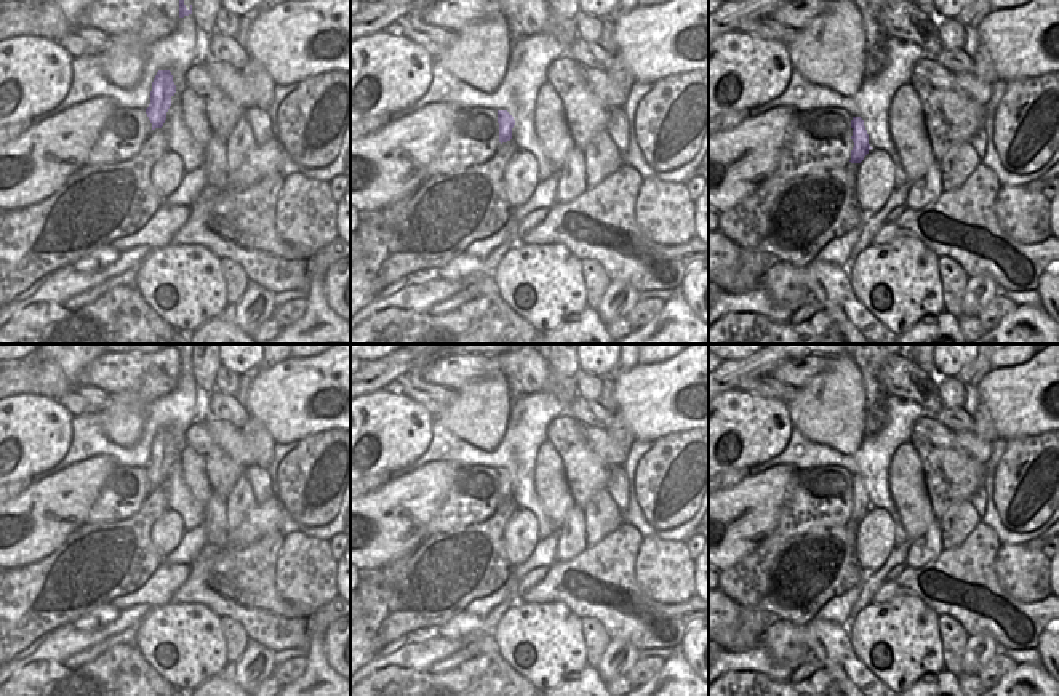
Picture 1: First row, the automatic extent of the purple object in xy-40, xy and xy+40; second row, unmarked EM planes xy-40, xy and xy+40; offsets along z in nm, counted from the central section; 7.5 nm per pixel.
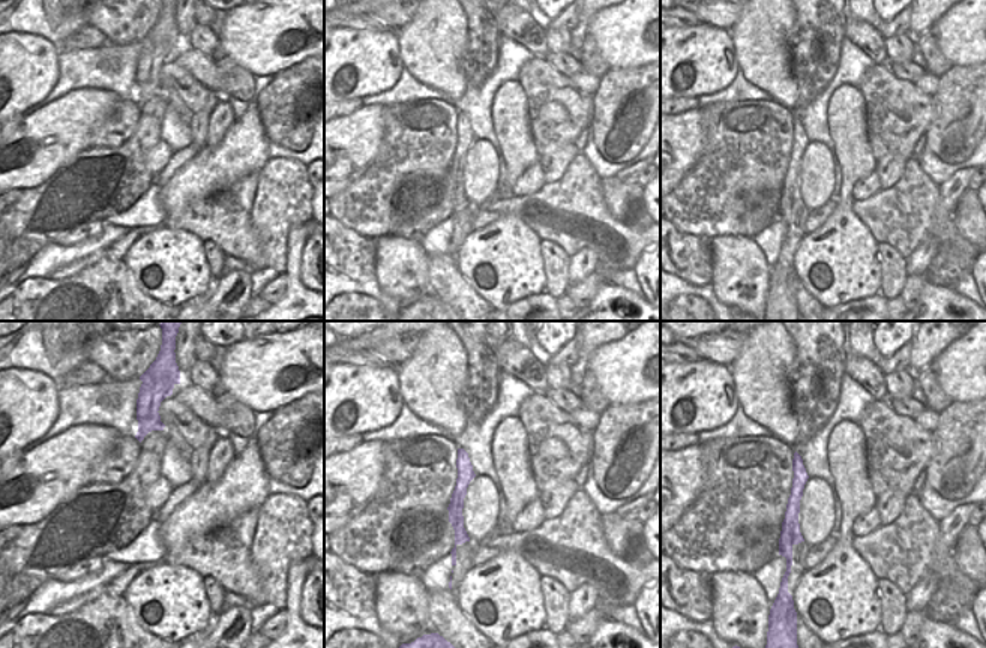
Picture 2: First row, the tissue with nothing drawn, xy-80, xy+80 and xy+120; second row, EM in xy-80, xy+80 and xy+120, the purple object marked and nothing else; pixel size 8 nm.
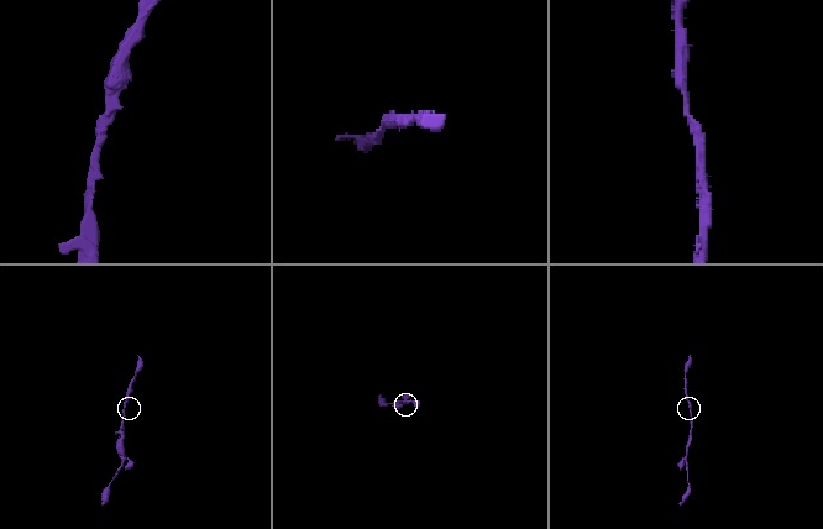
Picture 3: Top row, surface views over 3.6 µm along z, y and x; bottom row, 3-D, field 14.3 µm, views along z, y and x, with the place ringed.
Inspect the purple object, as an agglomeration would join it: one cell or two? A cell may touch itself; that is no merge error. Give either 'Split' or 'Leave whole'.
Leave whole.

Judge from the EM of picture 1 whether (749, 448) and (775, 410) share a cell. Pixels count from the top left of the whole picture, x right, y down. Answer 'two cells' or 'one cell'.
one cell

